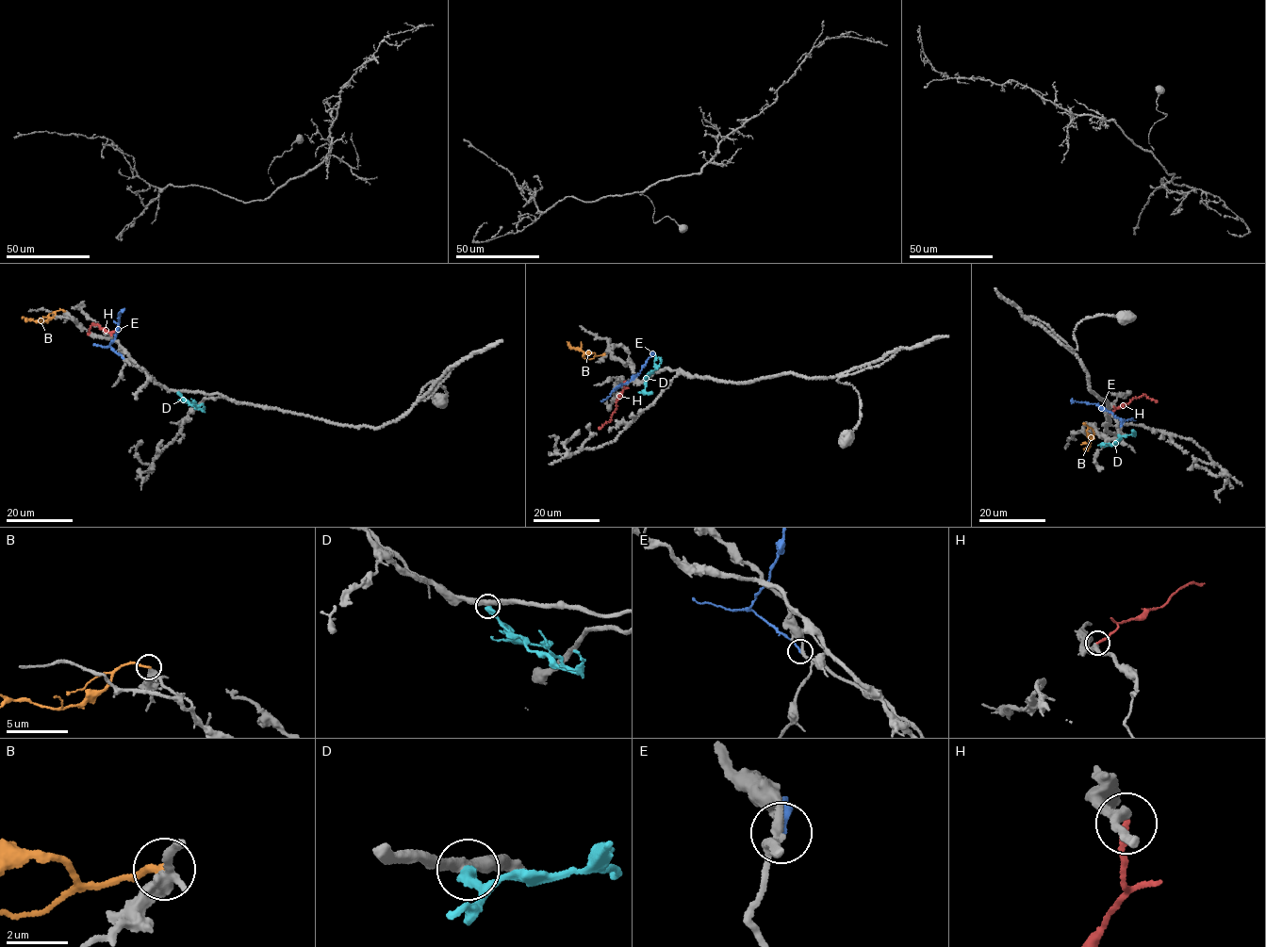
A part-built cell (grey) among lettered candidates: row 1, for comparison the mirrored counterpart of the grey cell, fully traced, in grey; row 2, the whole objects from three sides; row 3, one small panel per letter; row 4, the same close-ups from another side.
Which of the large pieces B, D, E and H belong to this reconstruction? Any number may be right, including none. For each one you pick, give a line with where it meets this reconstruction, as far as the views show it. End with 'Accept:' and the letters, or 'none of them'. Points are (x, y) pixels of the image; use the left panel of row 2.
B: (65, 311)
Accept: B

